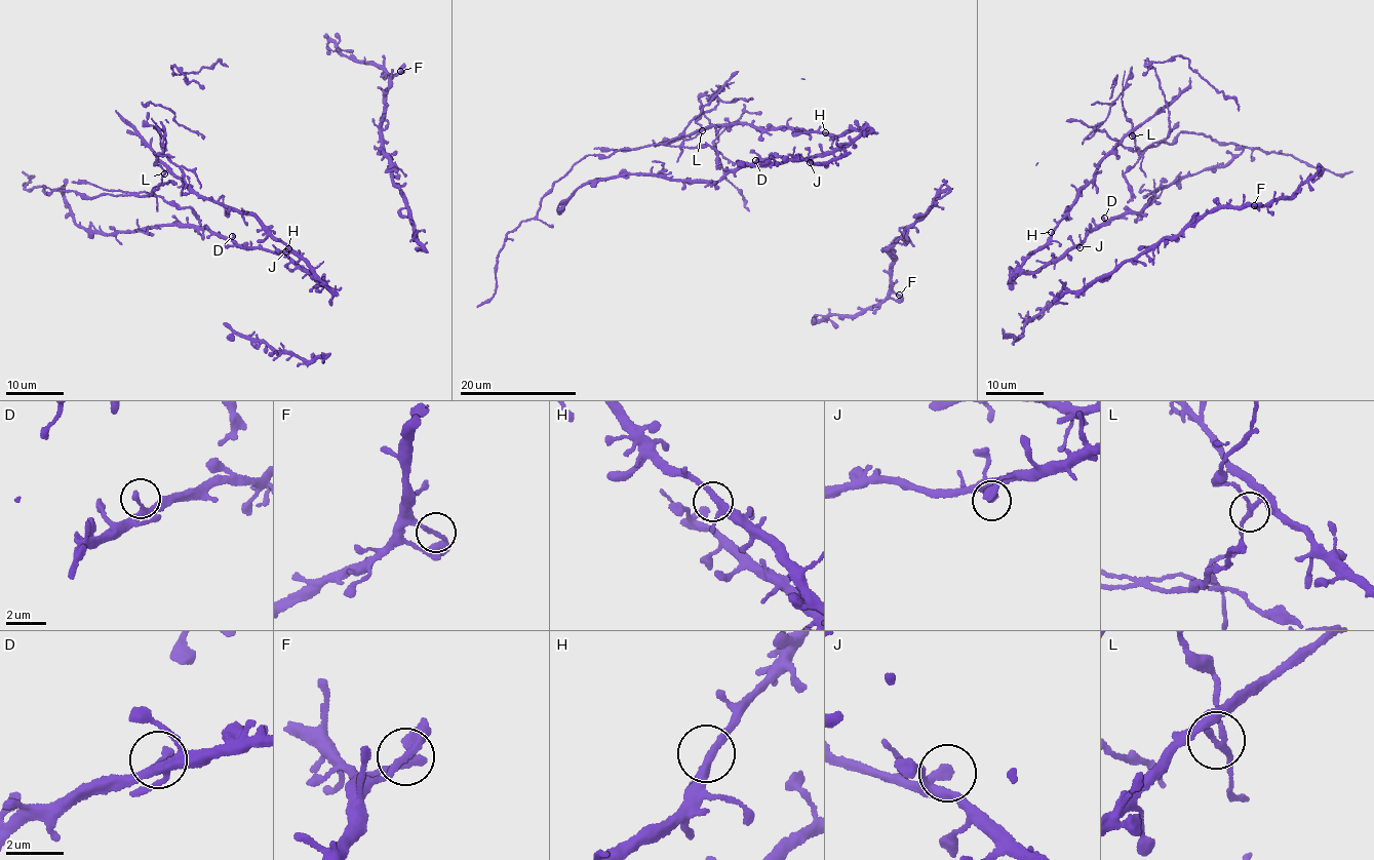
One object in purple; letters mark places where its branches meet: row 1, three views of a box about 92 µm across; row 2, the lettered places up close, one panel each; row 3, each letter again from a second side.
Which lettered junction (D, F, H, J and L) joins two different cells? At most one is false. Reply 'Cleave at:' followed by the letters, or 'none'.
Cleave at: L

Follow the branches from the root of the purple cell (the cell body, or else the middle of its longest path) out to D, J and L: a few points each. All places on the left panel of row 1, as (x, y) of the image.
D: (289, 246), (308, 260), (318, 278), (324, 283), (296, 268), (286, 257), (237, 245), (232, 236)
J: (289, 246), (308, 260), (318, 278), (324, 283), (296, 268), (284, 256), (285, 251)
L: (289, 246), (270, 238), (252, 214), (199, 198), (178, 177), (168, 170), (164, 172)

